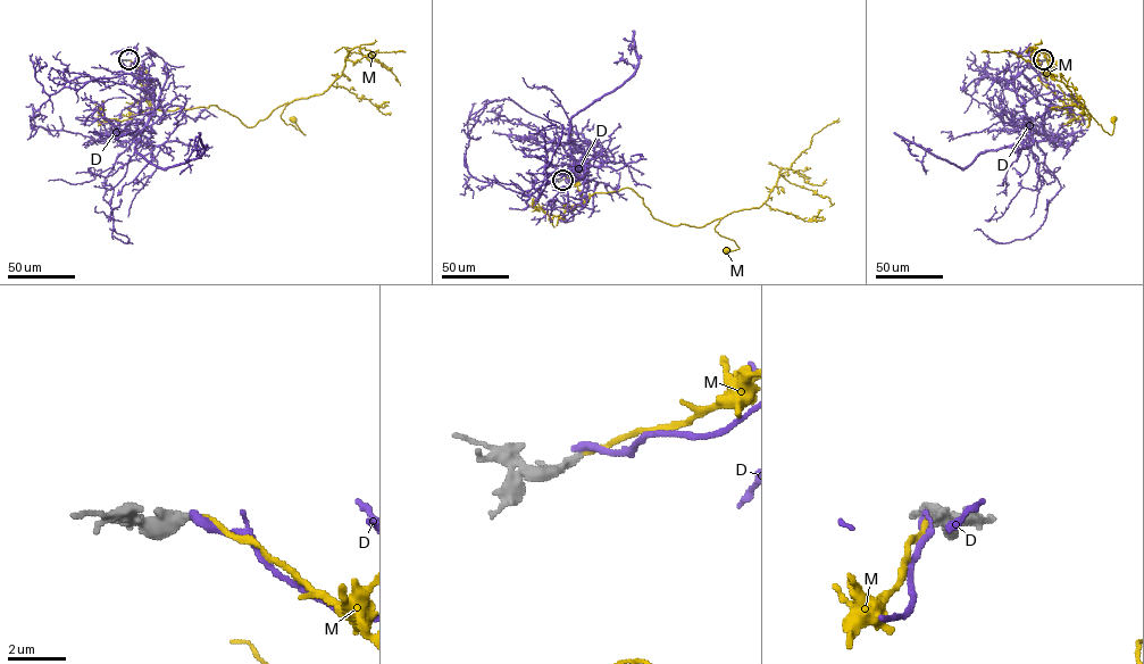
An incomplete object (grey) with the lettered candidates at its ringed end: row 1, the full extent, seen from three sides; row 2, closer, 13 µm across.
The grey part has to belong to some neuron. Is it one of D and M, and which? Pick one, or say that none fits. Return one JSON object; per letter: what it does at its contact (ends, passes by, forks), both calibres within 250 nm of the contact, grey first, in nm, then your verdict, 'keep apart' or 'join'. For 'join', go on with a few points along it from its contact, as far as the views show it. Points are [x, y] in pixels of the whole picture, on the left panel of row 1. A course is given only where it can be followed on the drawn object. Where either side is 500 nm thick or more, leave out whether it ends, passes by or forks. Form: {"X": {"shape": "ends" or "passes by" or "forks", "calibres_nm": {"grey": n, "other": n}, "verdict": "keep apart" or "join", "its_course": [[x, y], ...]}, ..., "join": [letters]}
{"D": {"shape": "ends", "calibres_nm": {"grey": 280, "other": 320}, "verdict": "keep apart"}, "M": {"shape": "ends", "calibres_nm": {"grey": 280, "other": 190}, "verdict": "join", "its_course": [[128, 59], [140, 68], [151, 108], [216, 105], [251, 126], [287, 102], [281, 118], [305, 134], [293, 119]]}, "join": ["M"]}

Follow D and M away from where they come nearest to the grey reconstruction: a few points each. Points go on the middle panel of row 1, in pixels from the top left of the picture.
D: (562, 179), (577, 172), (577, 149), (591, 144), (594, 152), (549, 181), (539, 197), (562, 129), (549, 110)
M: (562, 180), (574, 177), (584, 202), (629, 188), (671, 225), (723, 217), (715, 231), (738, 248), (727, 250)

